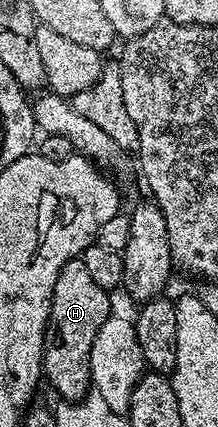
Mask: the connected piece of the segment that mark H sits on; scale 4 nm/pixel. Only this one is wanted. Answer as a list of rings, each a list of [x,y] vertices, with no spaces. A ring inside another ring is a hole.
[[[81,259],[64,263],[56,275],[56,287],[50,300],[50,322],[46,325],[46,348],[42,350],[45,380],[59,393],[63,402],[80,401],[91,392],[90,352],[96,331],[112,315],[111,294],[100,287],[85,269]]]

